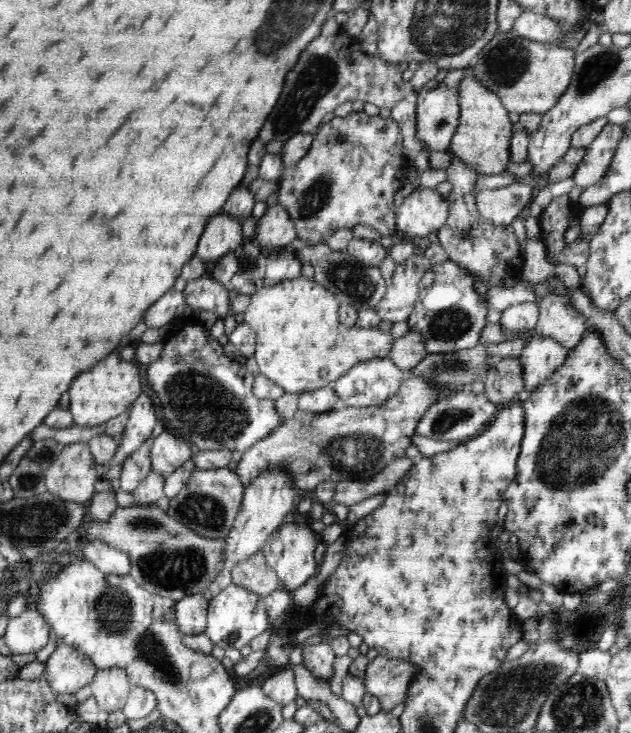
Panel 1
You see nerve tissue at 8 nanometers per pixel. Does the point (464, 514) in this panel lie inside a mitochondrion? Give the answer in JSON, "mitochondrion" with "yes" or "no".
{"mitochondrion":"no"}

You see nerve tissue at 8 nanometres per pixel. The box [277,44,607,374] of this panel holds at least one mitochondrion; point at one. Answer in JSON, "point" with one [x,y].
{"point":[355,283]}

